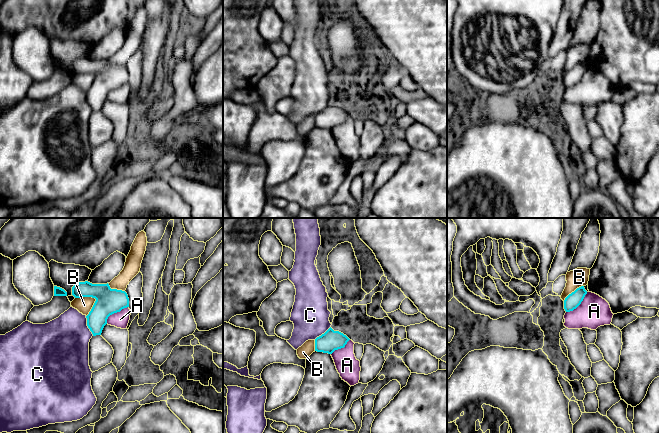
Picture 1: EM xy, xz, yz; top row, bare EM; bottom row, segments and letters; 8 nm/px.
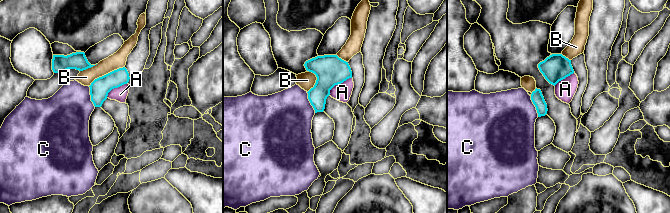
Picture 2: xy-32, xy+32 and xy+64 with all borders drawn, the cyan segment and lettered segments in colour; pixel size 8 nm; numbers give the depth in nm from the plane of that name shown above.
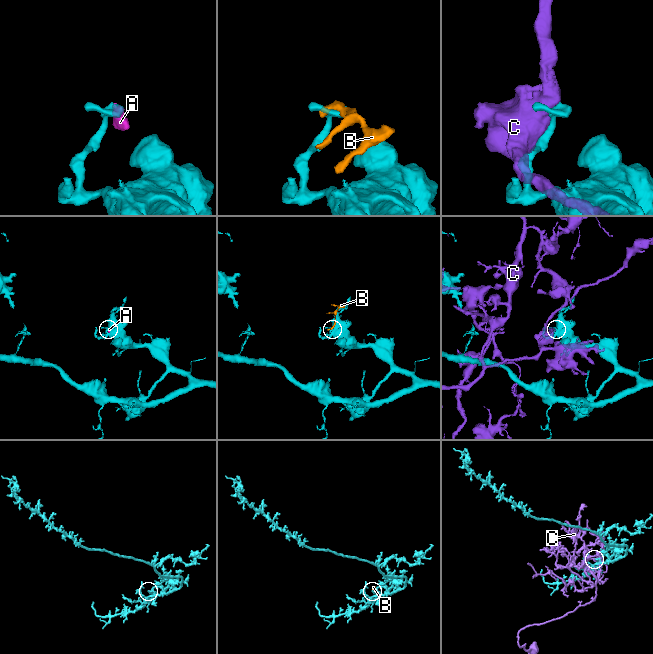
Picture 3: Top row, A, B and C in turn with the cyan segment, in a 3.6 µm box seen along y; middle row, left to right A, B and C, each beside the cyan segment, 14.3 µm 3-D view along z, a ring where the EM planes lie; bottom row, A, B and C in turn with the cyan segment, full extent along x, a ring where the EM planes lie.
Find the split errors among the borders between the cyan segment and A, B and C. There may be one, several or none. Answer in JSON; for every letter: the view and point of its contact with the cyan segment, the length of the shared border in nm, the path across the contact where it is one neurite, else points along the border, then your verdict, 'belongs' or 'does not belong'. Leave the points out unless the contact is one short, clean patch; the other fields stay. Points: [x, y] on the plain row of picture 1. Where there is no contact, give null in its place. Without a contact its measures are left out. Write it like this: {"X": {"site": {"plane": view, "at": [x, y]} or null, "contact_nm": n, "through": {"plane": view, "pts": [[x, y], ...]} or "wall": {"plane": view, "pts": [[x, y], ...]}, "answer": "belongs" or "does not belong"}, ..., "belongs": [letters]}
{"A": {"site": {"plane": "xy", "at": [115, 88]}, "contact_nm": 240, "wall": {"plane": "xy", "pts": [[128, 82], [112, 89], [106, 99]]}, "answer": "does not belong"}, "B": {"site": {"plane": "xy", "at": [94, 73]}, "contact_nm": 180, "wall": {"plane": "xy", "pts": [[75, 73], [93, 73], [95, 75], [91, 86], [86, 92]]}, "answer": "does not belong"}, "C": {"site": {"plane": "xy", "at": [87, 101]}, "contact_nm": 170, "answer": "does not belong"}, "belongs": []}

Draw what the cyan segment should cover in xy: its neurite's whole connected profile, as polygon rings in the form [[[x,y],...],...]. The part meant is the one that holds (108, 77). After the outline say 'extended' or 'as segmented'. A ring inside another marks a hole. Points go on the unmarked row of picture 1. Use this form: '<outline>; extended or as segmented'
[[[79,58],[72,63],[75,74],[92,73],[96,77],[86,92],[87,102],[93,112],[101,111],[110,91],[129,83],[129,74],[125,67],[111,65],[109,60]]]; as segmented

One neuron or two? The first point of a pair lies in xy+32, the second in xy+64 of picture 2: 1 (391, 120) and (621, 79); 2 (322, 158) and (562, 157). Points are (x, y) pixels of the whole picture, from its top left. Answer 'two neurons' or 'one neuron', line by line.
1: one neuron
2: one neuron

